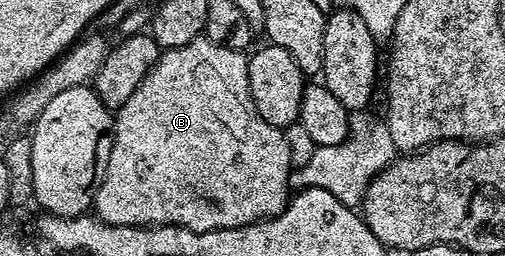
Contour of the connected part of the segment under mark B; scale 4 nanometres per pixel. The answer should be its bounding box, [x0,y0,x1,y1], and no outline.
[94,37,293,231]

